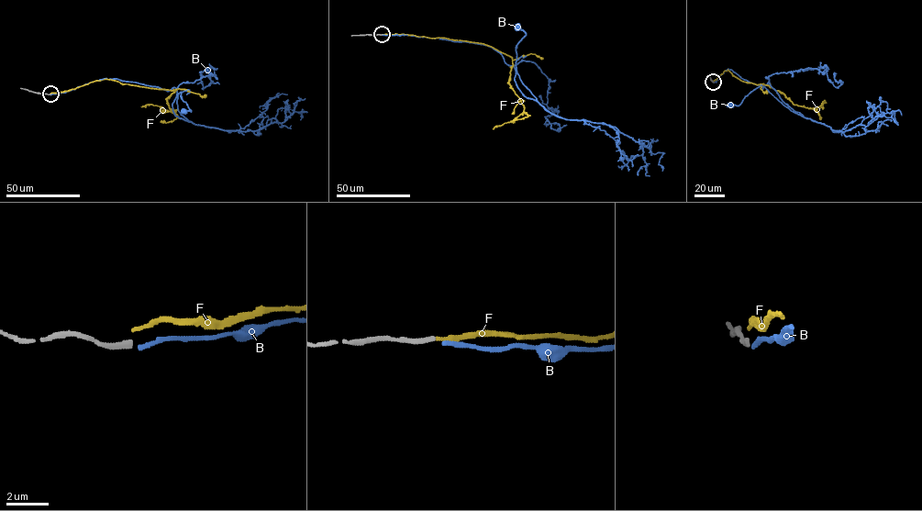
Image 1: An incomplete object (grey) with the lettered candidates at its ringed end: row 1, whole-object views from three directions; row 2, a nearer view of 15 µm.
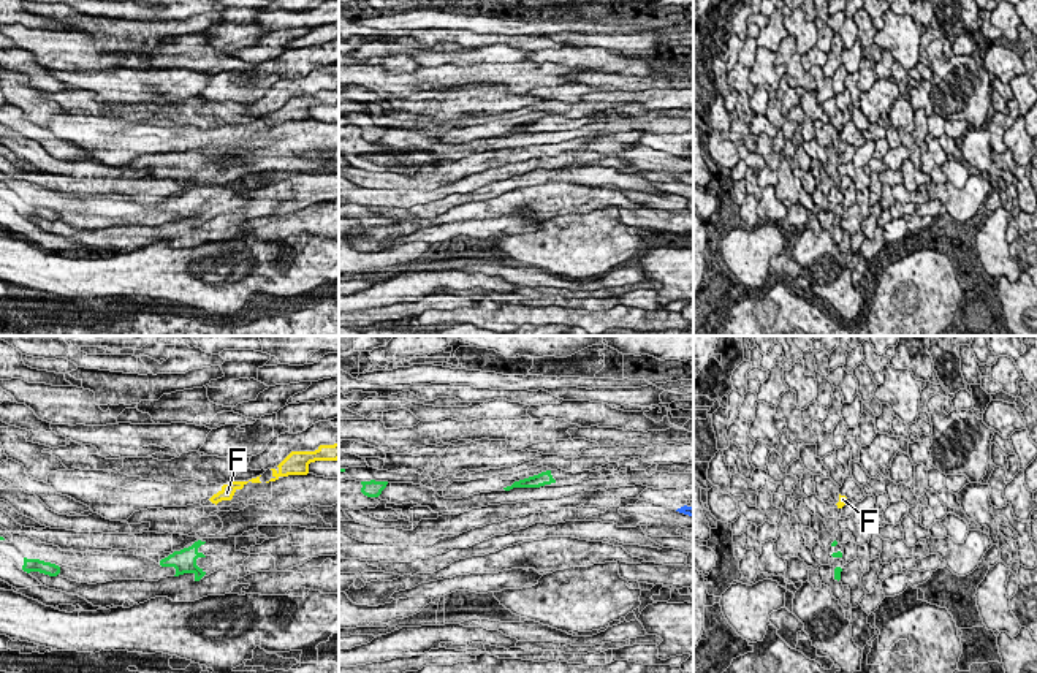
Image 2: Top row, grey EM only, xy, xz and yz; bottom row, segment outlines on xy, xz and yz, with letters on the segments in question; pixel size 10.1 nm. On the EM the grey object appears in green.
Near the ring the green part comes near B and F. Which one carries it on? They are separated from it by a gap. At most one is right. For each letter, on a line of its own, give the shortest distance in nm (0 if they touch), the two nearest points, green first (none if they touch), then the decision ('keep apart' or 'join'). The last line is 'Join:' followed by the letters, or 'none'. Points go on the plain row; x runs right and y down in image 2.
B: 1250 nm | xz (554, 127), (676, 155) | keep apart
F: 340 nm | yz (835, 186), (838, 152) | keep apart
Join: none

